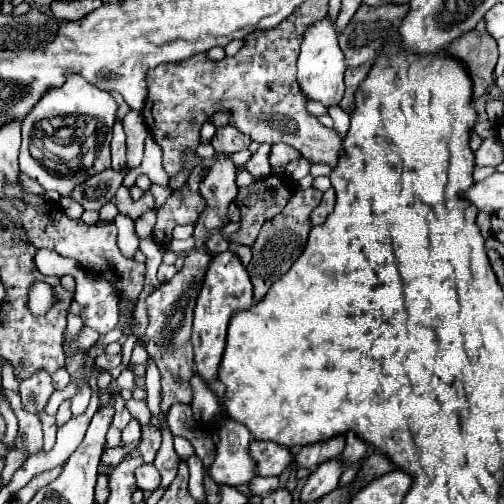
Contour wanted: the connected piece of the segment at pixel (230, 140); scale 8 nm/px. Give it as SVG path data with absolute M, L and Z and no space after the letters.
M222 126L216 128L216 134L212 138L212 146L216 152L226 152L226 154L234 154L240 152L244 148L250 146L250 138L246 134L242 134L240 130L234 130L234 126Z

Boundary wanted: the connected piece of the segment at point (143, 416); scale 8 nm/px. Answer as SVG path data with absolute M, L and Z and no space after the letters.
M130 398L126 401L125 407L130 412L131 416L137 419L142 426L150 423L151 413L145 401Z

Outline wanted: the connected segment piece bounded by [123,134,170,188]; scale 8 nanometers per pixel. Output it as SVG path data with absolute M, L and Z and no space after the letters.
M150 134L144 142L144 160L142 160L142 164L138 168L130 170L123 180L123 185L130 188L135 183L136 177L141 174L146 174L154 184L160 184L160 186L166 186L168 180L170 180L166 170L162 168L162 150Z

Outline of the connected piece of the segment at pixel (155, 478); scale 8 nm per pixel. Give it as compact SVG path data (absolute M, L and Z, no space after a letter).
M144 464L144 466L138 466L136 472L136 482L138 482L138 488L144 490L146 494L148 492L154 492L158 486L160 486L160 474L158 470L154 468L154 464Z

